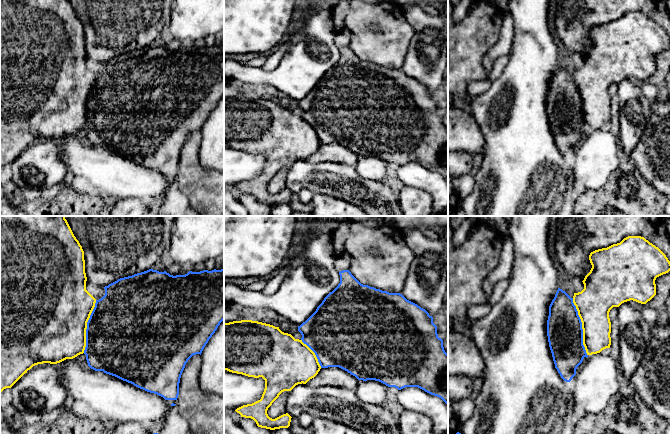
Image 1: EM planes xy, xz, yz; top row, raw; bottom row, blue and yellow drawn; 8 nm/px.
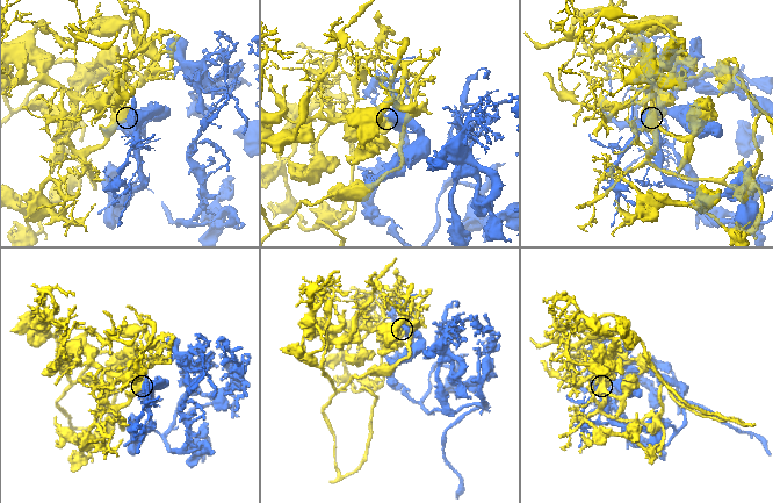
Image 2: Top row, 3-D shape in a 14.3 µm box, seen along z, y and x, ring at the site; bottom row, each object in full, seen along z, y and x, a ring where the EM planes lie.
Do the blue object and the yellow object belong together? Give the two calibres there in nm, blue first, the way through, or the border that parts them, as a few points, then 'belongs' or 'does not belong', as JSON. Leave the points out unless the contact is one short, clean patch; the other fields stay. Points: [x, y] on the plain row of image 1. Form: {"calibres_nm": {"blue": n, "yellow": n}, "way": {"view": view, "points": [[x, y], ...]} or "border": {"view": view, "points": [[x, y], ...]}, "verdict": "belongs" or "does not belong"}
{"calibres_nm": {"blue": 280, "yellow": 280}, "verdict": "belongs"}

